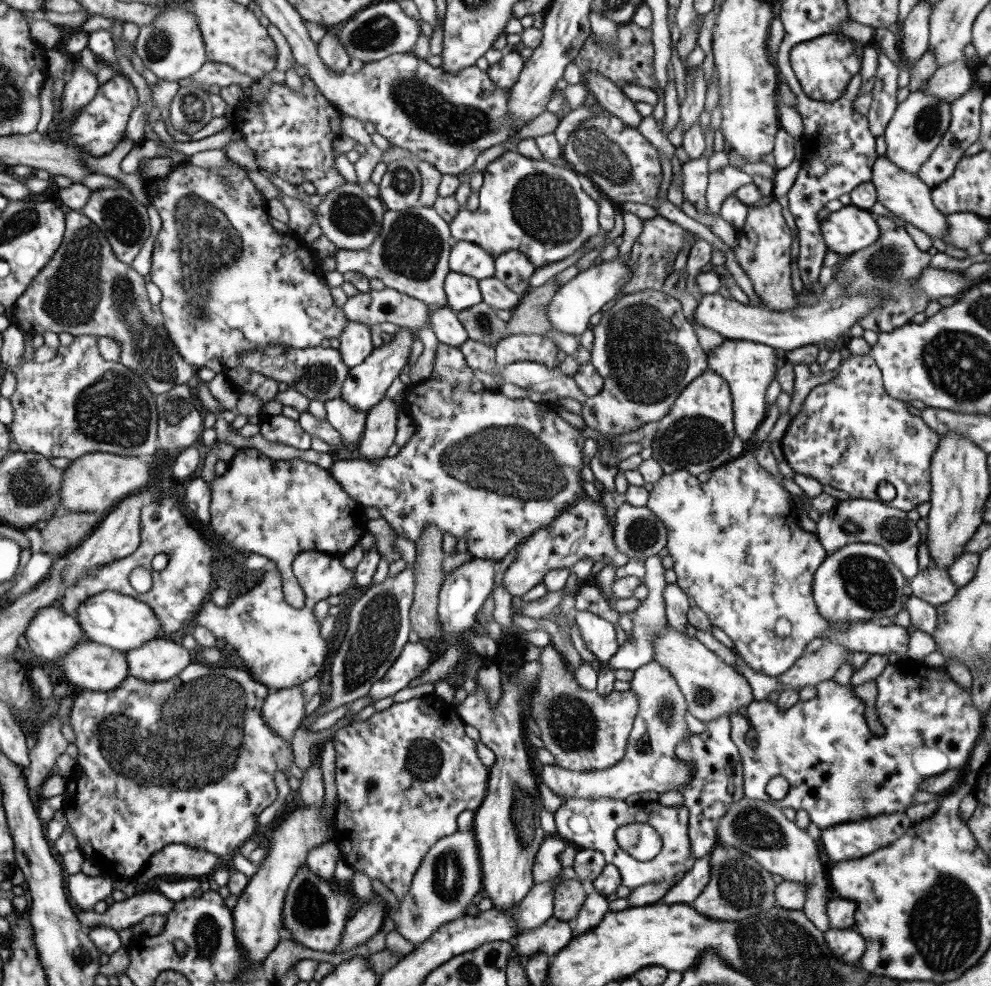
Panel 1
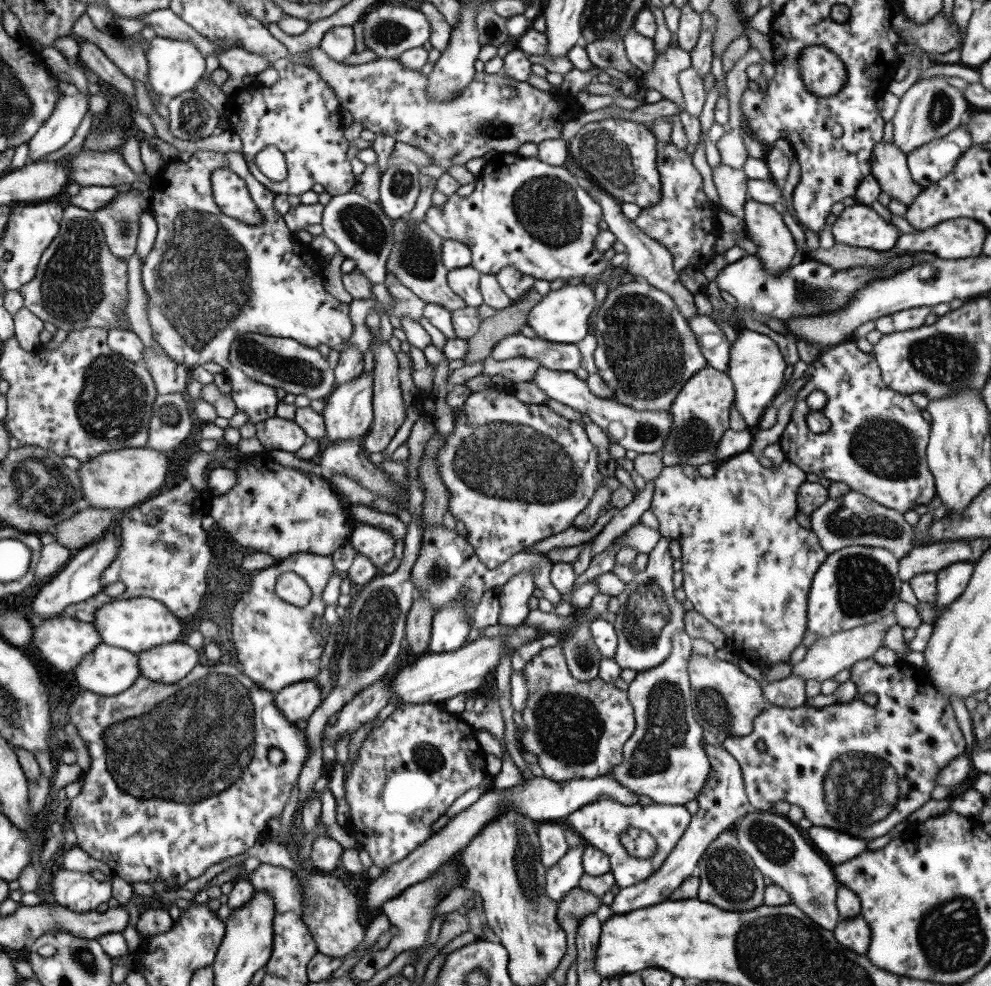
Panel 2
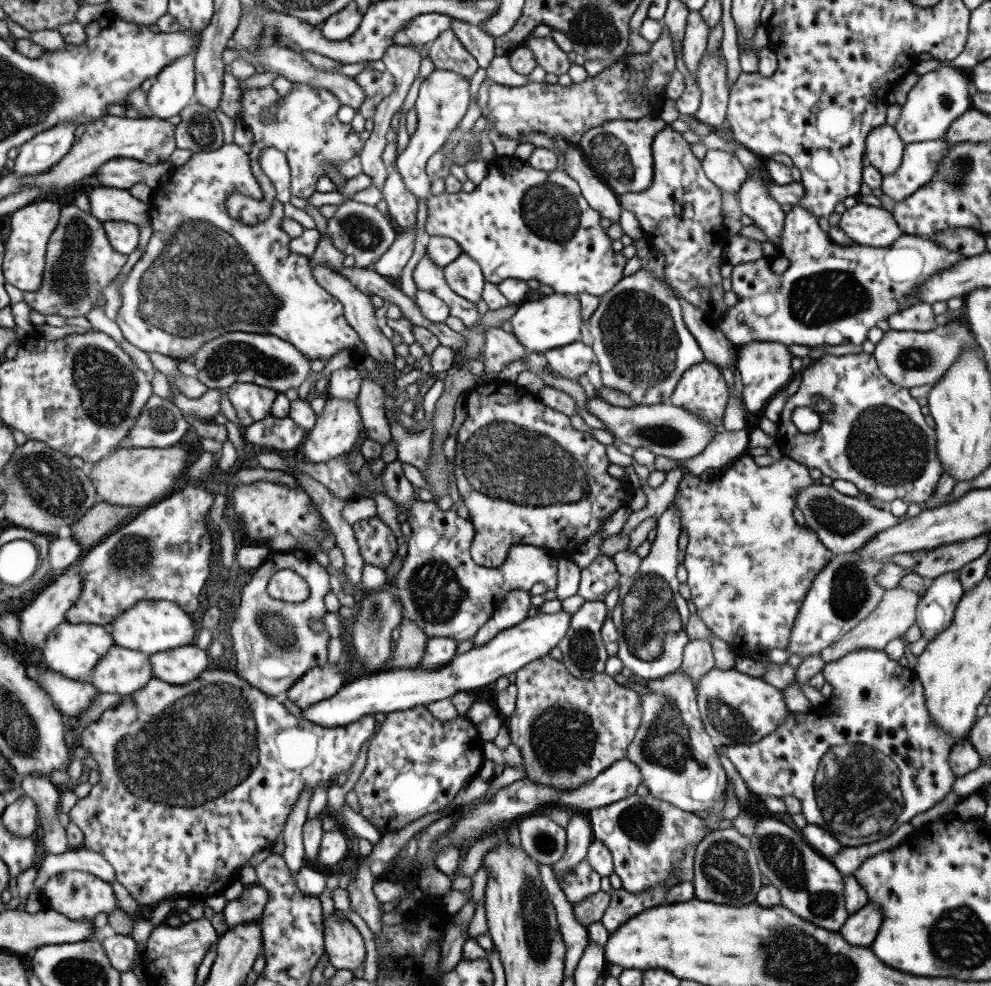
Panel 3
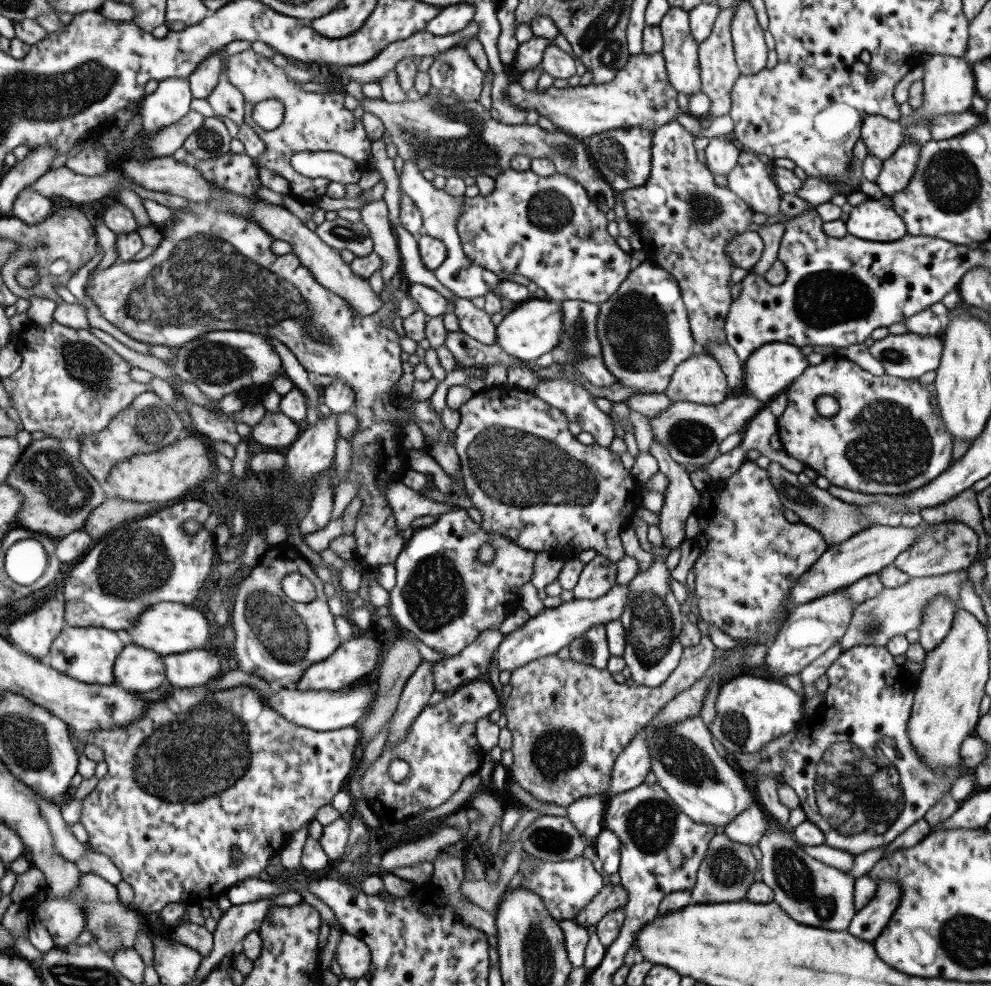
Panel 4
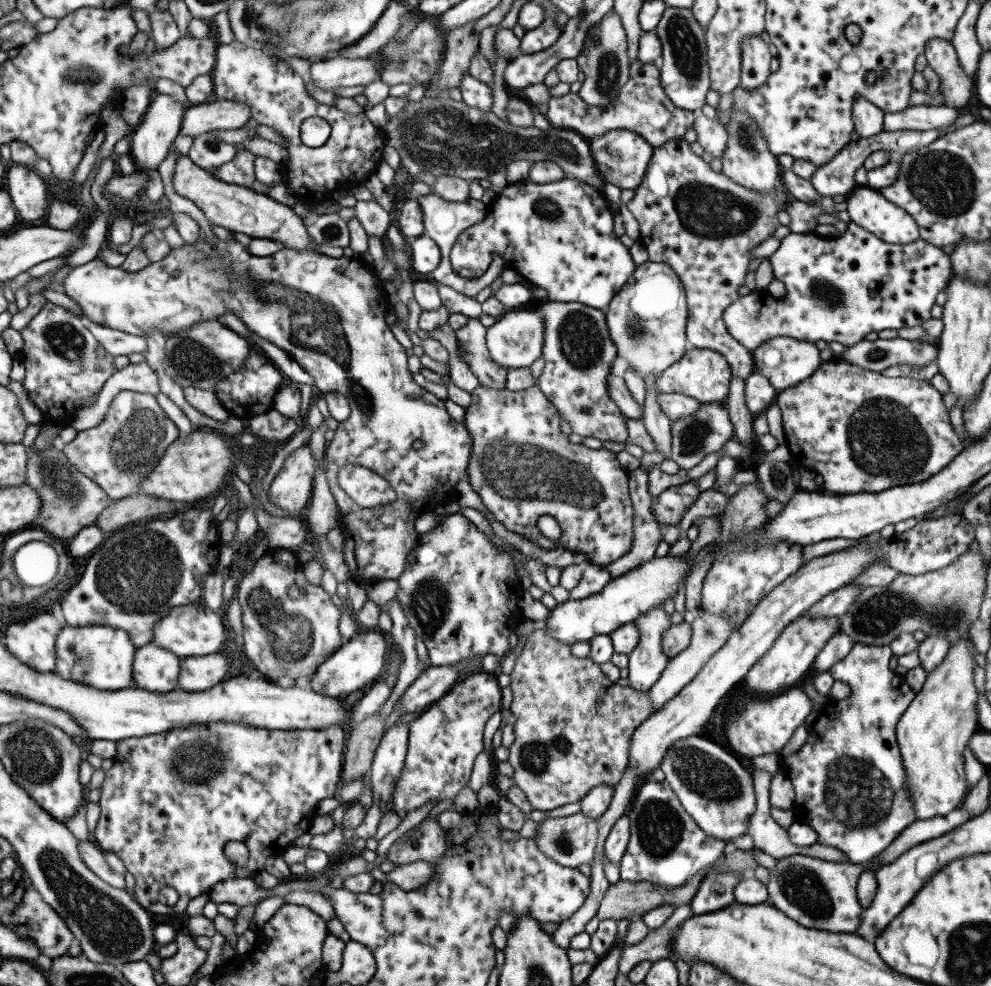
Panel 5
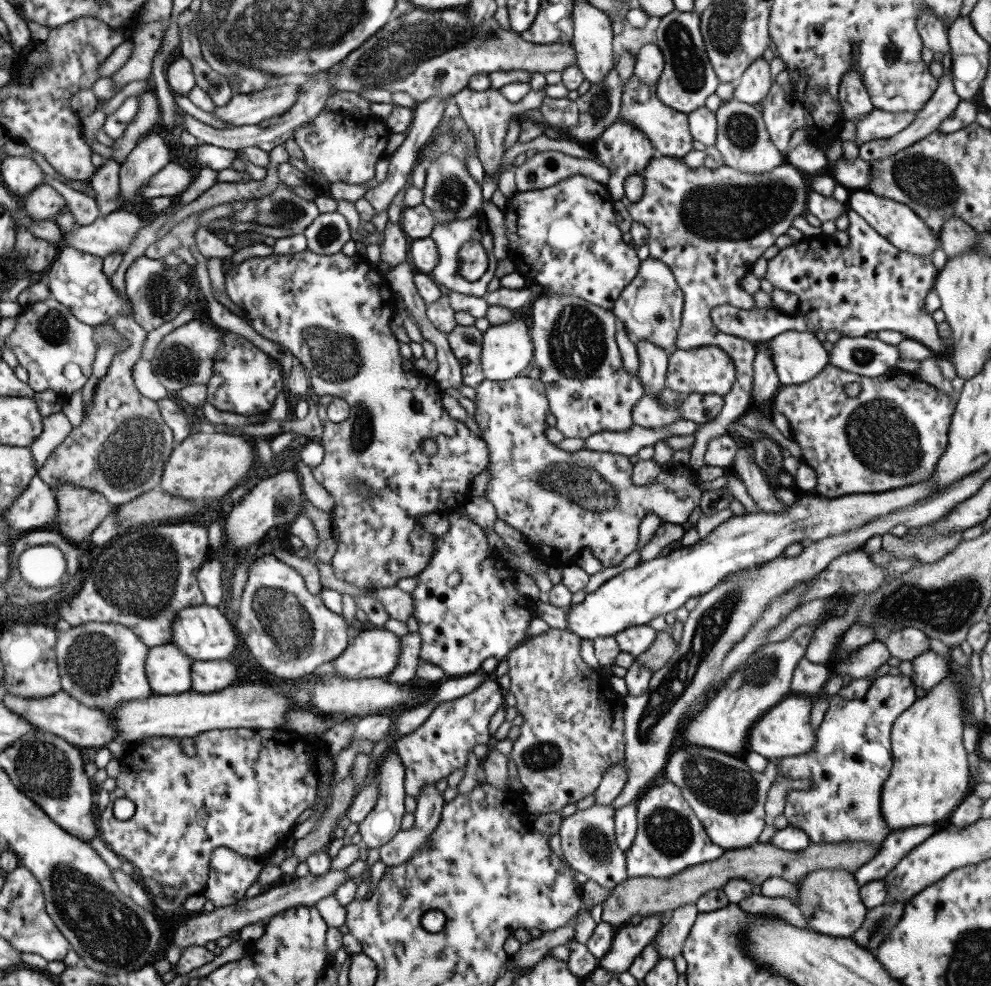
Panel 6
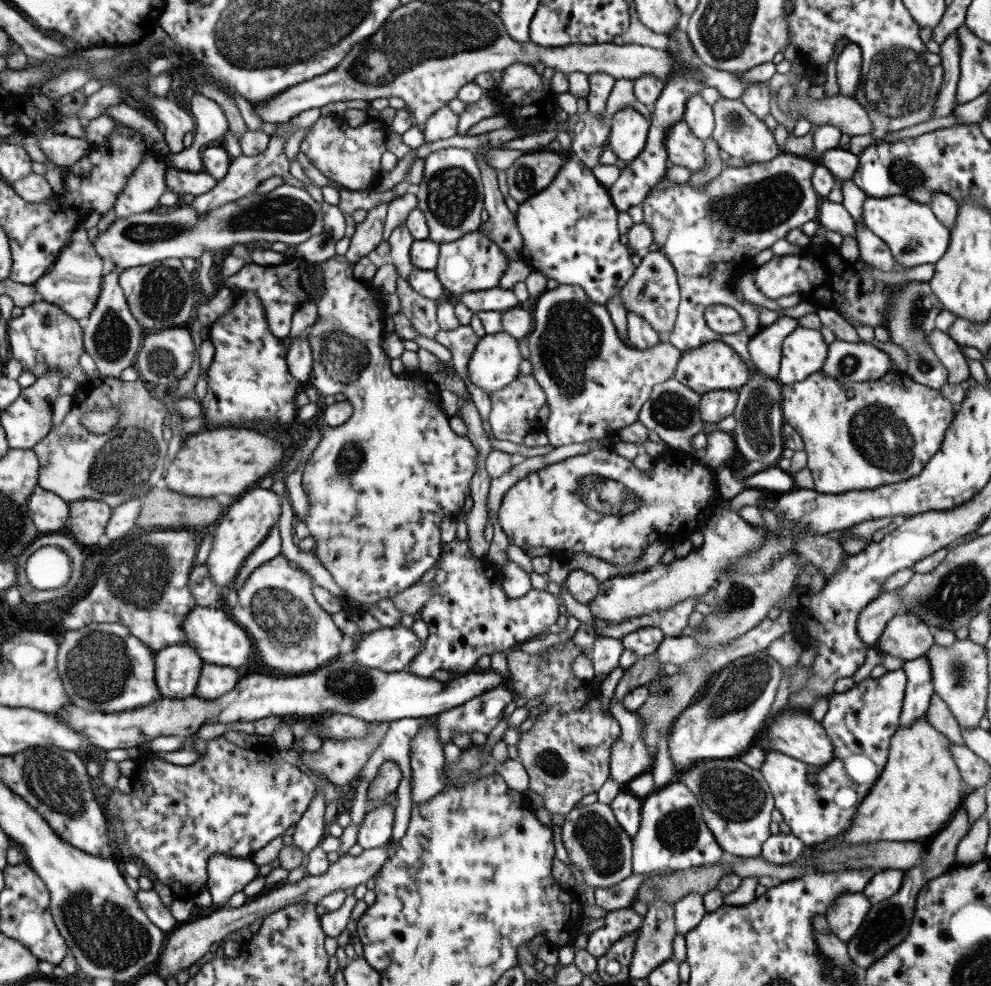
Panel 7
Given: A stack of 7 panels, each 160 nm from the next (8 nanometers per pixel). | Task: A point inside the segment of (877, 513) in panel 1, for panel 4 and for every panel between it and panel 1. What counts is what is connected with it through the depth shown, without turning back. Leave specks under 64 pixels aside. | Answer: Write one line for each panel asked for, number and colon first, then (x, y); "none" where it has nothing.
2: (850, 520)
3: (842, 524)
4: (835, 521)

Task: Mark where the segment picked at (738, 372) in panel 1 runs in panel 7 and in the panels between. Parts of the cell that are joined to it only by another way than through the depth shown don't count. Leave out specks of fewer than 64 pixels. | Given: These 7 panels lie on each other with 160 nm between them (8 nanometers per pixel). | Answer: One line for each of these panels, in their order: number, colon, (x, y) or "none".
2: (755, 366)
3: (765, 369)
4: (770, 369)
5: (783, 361)
6: (797, 356)
7: (803, 351)

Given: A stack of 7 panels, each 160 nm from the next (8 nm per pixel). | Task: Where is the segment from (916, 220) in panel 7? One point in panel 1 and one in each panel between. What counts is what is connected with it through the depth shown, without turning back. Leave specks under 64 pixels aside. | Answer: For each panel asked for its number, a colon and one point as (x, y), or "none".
1: (849, 229)
2: (858, 225)
3: (867, 225)
4: (871, 221)
5: (866, 208)
6: (896, 222)

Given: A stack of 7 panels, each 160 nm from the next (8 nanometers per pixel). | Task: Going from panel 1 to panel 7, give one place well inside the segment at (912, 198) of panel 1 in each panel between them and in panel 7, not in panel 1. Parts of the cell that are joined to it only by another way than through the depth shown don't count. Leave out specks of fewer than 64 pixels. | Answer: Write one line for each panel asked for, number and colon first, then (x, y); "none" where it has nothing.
2: (888, 167)
3: (883, 148)
4: (881, 136)
5: (868, 120)
6: (852, 97)
7: (848, 64)

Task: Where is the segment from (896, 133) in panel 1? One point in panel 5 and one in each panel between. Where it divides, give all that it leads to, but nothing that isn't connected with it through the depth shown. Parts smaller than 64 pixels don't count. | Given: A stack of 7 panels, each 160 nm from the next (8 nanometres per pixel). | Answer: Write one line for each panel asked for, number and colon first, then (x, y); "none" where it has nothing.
2: (929, 109)
3: (939, 97)
4: (948, 82)
5: (955, 87)

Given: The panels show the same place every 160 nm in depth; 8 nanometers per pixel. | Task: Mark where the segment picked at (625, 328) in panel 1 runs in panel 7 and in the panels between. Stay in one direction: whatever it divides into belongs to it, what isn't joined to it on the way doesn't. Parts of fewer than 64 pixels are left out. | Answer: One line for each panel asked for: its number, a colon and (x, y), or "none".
2: (645, 351)
3: (642, 347)
4: (643, 332)
5: (646, 320)
6: (649, 307)
7: (652, 292)

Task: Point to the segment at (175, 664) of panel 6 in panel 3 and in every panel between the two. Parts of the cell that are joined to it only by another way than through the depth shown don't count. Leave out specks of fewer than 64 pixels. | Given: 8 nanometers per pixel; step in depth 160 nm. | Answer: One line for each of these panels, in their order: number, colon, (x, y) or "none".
3: (121, 671)
4: (136, 669)
5: (154, 669)

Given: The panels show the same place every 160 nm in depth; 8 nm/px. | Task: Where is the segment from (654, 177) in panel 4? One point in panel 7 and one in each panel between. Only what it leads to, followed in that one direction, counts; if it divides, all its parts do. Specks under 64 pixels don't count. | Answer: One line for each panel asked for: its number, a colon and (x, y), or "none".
5: (700, 223)
6: (703, 224)
7: (700, 231)

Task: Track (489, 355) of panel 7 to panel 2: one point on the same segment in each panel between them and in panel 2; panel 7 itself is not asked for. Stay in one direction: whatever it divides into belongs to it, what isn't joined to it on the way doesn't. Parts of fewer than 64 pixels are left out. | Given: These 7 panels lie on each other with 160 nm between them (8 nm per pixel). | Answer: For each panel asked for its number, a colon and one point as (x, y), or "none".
2: (560, 316)
3: (552, 321)
4: (534, 327)
5: (515, 339)
6: (506, 349)

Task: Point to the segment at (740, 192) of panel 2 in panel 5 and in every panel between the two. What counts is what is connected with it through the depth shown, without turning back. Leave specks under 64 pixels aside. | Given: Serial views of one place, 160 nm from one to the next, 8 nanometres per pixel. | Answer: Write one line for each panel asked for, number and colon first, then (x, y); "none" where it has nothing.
3: (721, 168)
4: (720, 155)
5: (711, 135)

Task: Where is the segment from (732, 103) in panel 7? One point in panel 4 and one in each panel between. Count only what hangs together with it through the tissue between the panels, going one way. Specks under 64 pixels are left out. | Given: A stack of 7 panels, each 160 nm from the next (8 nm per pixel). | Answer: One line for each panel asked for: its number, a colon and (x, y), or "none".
4: (750, 180)
5: (747, 162)
6: (742, 141)

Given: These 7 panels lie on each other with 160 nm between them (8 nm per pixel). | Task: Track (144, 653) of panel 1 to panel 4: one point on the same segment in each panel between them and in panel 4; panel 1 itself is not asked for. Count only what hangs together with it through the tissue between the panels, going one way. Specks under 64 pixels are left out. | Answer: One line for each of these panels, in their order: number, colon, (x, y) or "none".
2: (168, 663)
3: (182, 664)
4: (191, 668)

